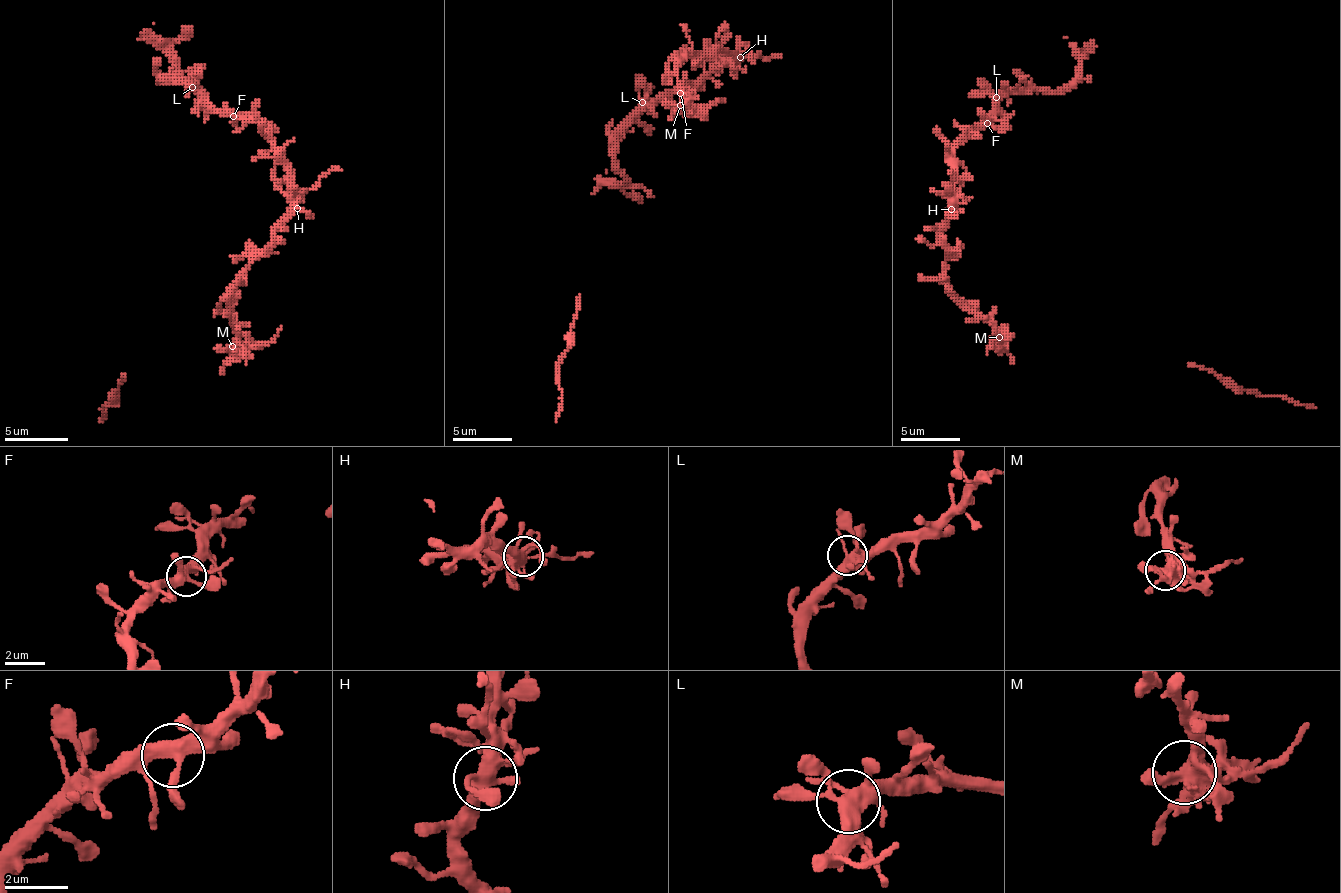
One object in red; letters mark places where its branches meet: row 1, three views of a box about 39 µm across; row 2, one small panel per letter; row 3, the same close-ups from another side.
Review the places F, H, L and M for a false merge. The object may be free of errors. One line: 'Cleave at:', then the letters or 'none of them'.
Cleave at: M

